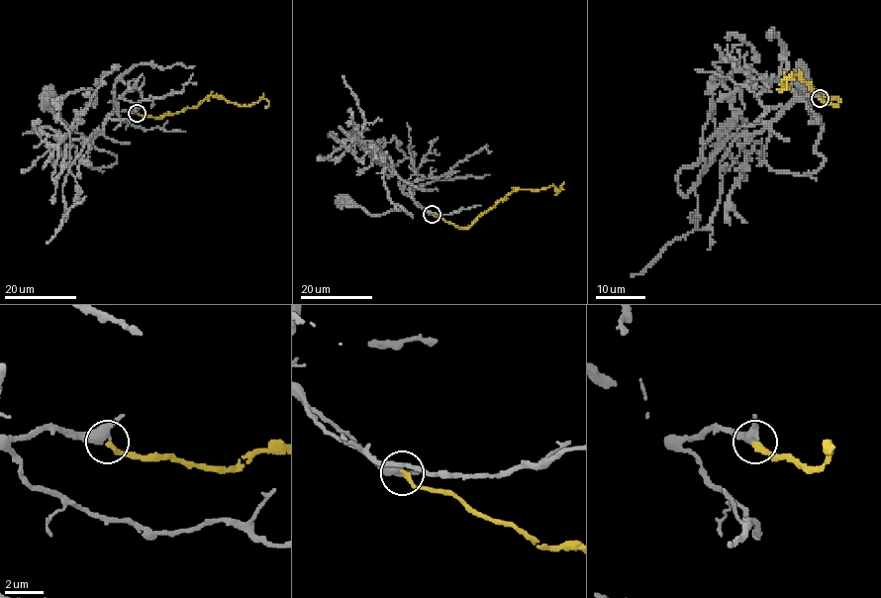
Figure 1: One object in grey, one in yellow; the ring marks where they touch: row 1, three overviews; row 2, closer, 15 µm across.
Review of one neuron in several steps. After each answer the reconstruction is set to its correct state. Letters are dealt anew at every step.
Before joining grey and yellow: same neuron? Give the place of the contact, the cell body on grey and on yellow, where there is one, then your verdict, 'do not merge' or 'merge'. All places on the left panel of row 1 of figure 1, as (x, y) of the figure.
place (137, 113); soma grey (48, 97); soma yellow none; merge

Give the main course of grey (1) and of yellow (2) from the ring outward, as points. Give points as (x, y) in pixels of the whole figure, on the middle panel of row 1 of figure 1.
1: (432, 214), (403, 191), (395, 173), (383, 173), (388, 199), (412, 217), (404, 210), (369, 215), (346, 202)
2: (432, 214), (459, 228), (467, 228), (510, 193), (552, 185), (559, 190), (563, 189), (560, 187), (563, 182)

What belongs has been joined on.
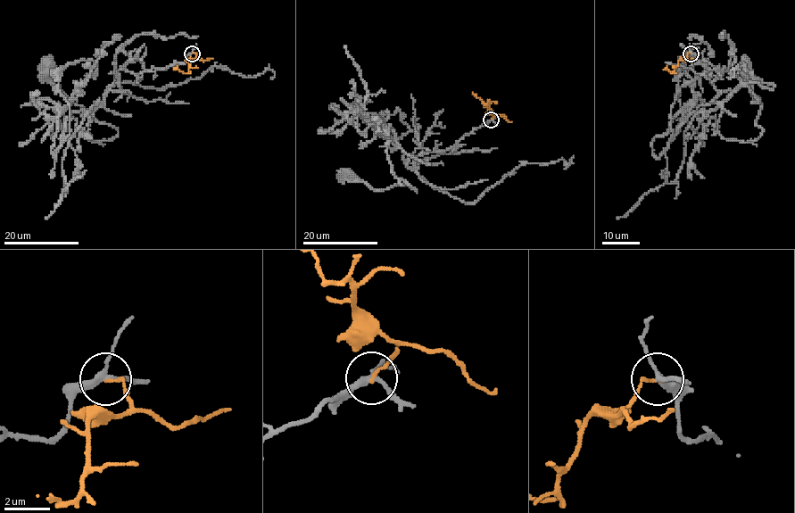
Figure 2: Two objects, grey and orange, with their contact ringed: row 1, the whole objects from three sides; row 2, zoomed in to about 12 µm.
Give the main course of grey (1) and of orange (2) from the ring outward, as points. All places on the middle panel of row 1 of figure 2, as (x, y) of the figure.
1: (492, 119), (418, 155), (411, 169), (386, 146), (392, 173), (416, 191), (348, 177)
2: (492, 119), (495, 115), (489, 105), (472, 92)

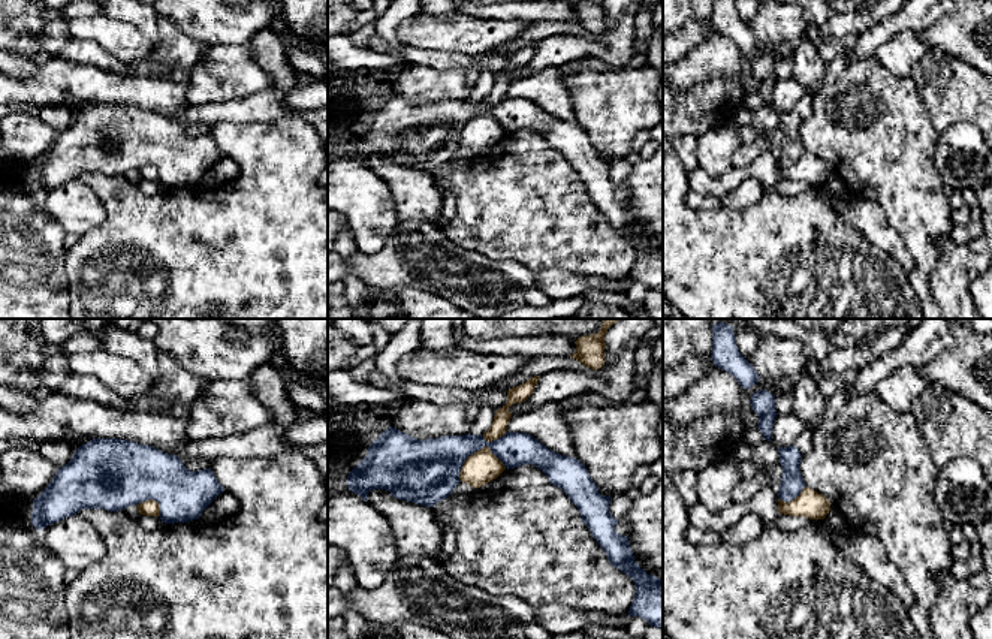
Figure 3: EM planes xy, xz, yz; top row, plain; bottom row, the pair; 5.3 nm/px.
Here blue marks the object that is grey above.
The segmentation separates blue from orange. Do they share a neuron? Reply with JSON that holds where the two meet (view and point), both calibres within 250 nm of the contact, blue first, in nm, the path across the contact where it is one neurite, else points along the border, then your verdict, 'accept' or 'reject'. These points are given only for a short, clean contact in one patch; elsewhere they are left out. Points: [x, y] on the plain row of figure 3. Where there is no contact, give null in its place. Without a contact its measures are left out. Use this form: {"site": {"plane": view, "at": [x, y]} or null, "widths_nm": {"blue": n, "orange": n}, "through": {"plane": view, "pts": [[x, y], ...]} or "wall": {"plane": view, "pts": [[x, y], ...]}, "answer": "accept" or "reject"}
{"site": {"plane": "xz", "at": [476, 115]}, "widths_nm": {"blue": 300, "orange": 170}, "wall": {"plane": "xz", "pts": [[506, 132], [484, 111], [466, 124], [458, 144]]}, "answer": "reject"}

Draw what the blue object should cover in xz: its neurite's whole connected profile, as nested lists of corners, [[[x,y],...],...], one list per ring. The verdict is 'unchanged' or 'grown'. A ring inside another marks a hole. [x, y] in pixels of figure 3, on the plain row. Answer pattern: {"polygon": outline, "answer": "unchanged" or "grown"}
{"polygon": [[[389,91],[349,138],[347,150],[365,166],[371,154],[386,154],[395,163],[432,172],[452,159],[465,124],[485,111],[506,133],[534,129],[569,160],[610,230],[633,244],[636,260],[628,280],[663,295],[663,244],[640,233],[628,202],[615,196],[619,186],[609,177],[610,162],[598,157],[579,124],[548,114],[530,99],[506,97],[494,106],[474,99],[417,105]]], "answer": "unchanged"}

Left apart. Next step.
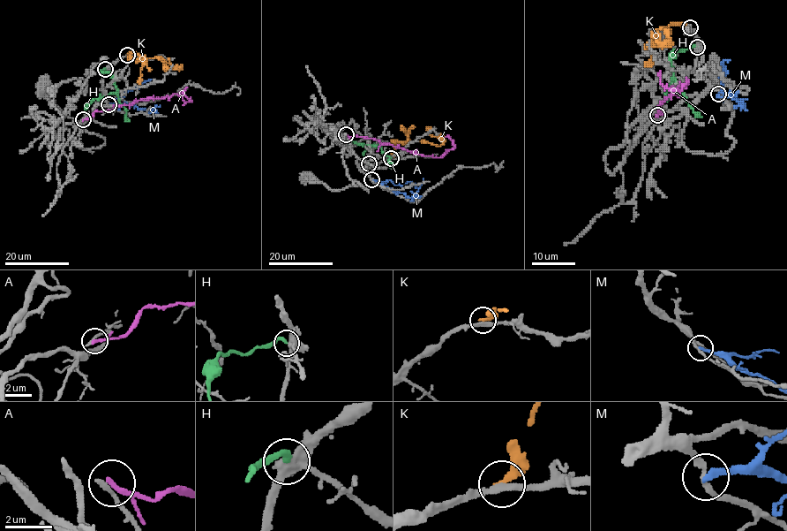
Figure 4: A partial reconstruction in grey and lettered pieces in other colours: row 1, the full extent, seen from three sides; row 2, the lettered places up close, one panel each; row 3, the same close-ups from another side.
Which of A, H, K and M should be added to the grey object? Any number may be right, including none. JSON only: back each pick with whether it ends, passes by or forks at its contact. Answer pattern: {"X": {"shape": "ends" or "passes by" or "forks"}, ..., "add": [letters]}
{"add": []}

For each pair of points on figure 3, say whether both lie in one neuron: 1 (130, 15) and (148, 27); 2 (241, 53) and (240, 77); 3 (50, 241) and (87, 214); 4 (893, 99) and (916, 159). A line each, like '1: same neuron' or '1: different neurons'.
1: same neuron
2: different neurons
3: different neurons
4: same neuron

